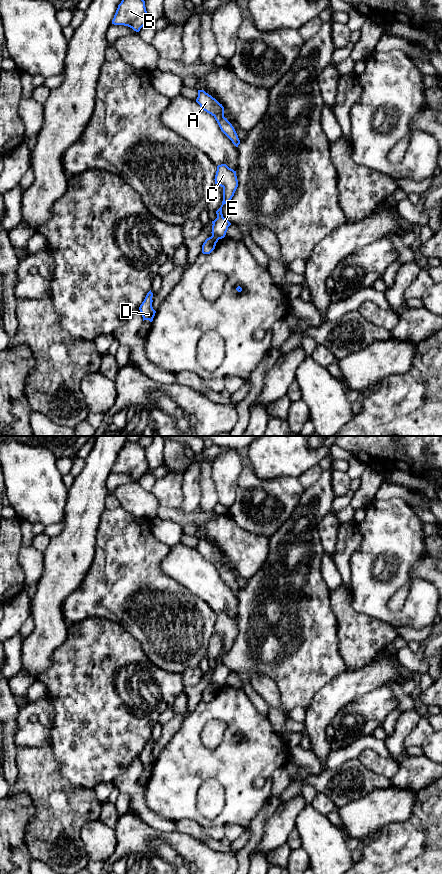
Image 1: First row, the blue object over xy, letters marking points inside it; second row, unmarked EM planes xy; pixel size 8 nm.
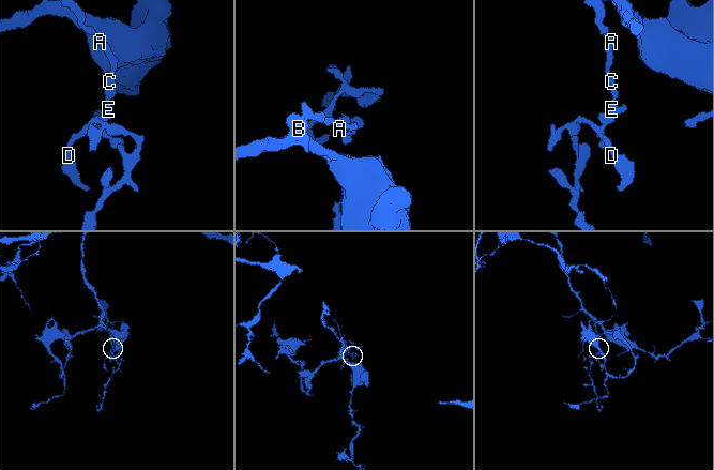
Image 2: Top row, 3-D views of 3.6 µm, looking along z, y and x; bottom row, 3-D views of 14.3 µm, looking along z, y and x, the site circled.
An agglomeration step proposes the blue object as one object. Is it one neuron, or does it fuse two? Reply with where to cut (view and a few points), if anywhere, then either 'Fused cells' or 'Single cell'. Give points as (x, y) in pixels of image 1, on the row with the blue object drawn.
Split along xy (212, 235), (218, 239). Fused cells

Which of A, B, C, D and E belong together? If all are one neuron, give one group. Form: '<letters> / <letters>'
A B C E / D

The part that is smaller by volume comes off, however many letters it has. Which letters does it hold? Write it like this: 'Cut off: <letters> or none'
Cut off: D

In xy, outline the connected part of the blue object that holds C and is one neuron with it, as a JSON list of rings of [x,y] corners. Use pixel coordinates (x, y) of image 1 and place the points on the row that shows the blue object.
[[[221,164],[217,166],[217,171],[215,175],[215,184],[223,188],[223,201],[221,207],[216,211],[217,218],[212,221],[212,236],[218,239],[225,237],[228,227],[231,223],[223,217],[222,207],[224,204],[228,203],[238,187],[238,180],[236,176],[236,171],[229,168],[226,164]]]

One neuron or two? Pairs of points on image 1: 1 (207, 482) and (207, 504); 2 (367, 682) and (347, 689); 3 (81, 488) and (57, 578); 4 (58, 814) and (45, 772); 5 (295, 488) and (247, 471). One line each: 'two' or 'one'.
1: one
2: one
3: one
4: one
5: one

